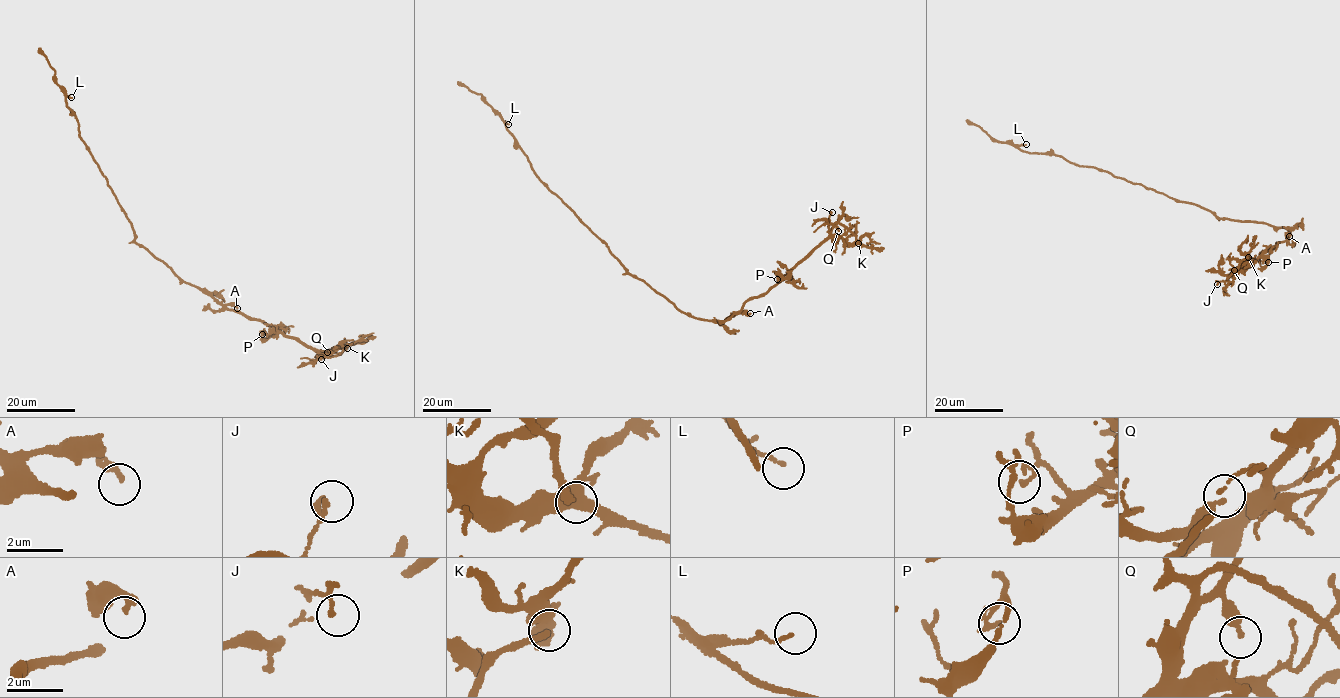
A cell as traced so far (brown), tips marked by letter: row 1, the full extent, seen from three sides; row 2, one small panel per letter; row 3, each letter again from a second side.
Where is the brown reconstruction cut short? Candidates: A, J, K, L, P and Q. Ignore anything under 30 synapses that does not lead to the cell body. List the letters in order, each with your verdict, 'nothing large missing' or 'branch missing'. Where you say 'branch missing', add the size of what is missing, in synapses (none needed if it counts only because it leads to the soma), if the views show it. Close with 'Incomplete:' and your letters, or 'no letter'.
A: nothing large missing
J: nothing large missing
K: branch missing
L: nothing large missing
P: nothing large missing
Q: nothing large missing
Incomplete: K

